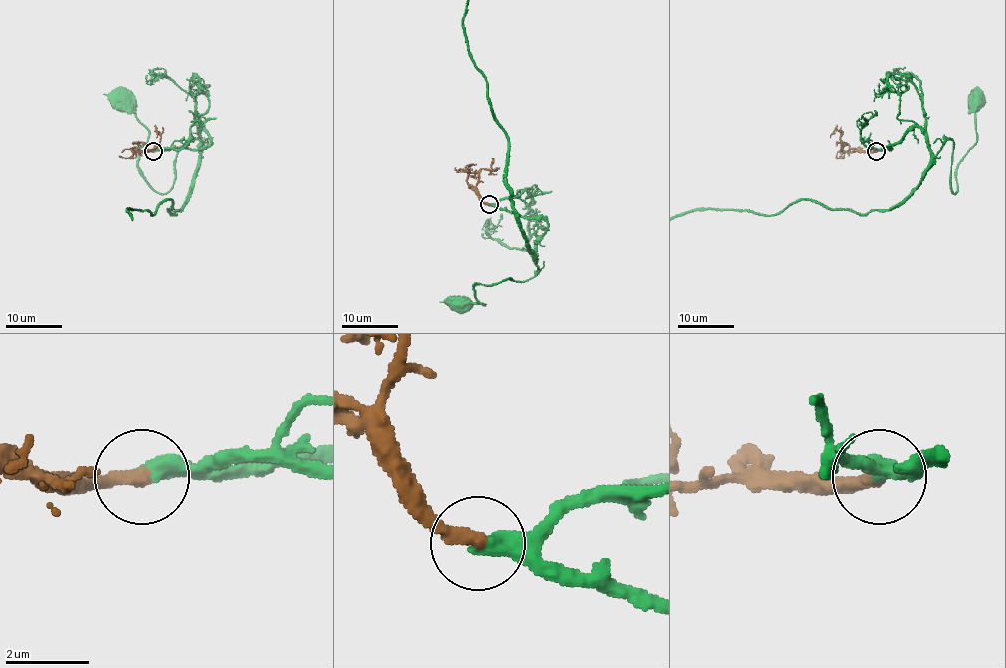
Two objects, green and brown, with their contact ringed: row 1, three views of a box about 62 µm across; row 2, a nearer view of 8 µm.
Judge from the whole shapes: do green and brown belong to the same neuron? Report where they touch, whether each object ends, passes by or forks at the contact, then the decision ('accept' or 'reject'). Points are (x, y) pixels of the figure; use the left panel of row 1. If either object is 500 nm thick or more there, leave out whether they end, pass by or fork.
place (153, 151); green ends; brown ends; accept

